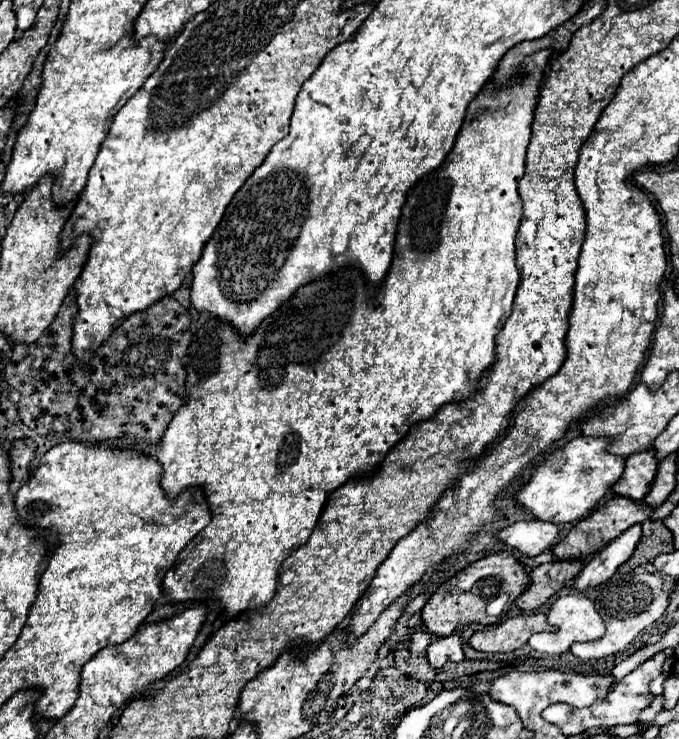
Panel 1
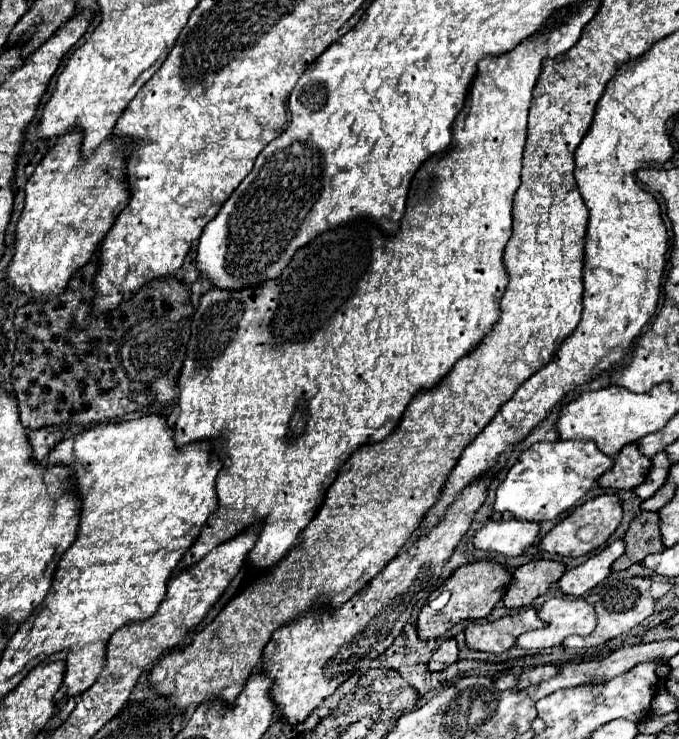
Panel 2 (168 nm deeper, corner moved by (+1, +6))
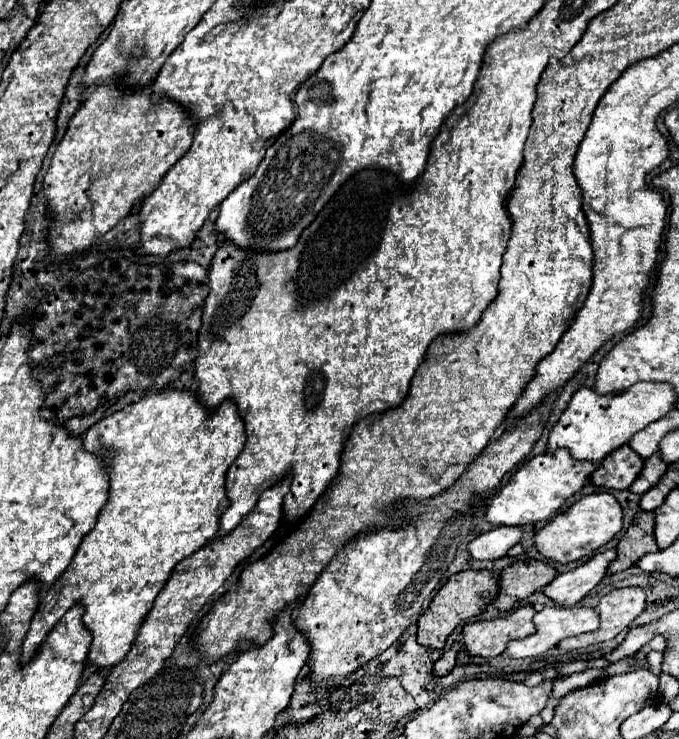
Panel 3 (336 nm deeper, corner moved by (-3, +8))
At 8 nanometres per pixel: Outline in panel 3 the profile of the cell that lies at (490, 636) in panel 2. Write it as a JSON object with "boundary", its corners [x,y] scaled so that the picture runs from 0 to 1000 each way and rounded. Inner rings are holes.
{"boundary":[[[767,820],[744,836],[703,839],[682,847],[685,877],[694,888],[726,890],[741,885],[750,866],[764,866],[788,855],[782,842],[788,825],[785,820]]]}

